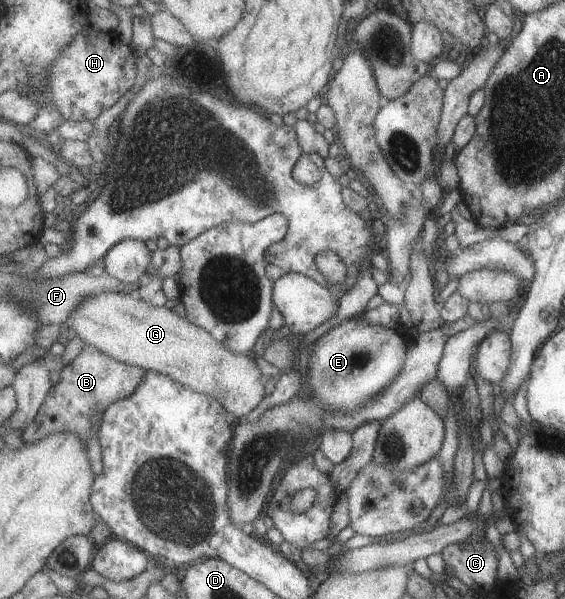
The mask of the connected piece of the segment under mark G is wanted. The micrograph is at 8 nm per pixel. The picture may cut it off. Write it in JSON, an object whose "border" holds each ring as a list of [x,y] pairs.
{"border":[[[101,292],[90,295],[74,309],[68,320],[77,336],[87,345],[97,346],[106,354],[125,363],[145,368],[147,371],[158,371],[170,375],[174,380],[192,387],[201,393],[218,397],[225,407],[238,418],[245,418],[266,400],[265,377],[260,371],[258,362],[250,354],[235,353],[221,343],[209,330],[184,318],[175,308],[166,305],[154,306],[144,298],[136,298],[131,293]]]}

